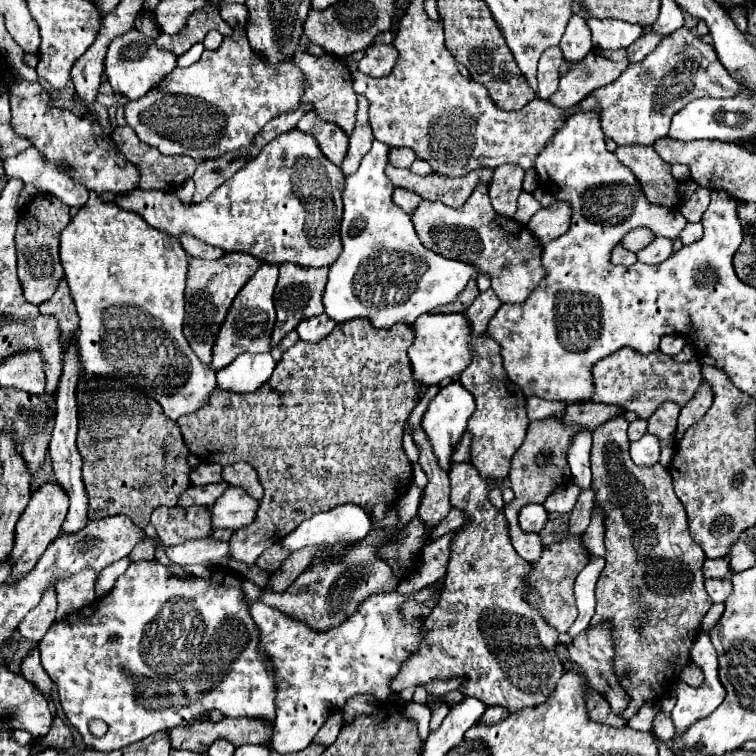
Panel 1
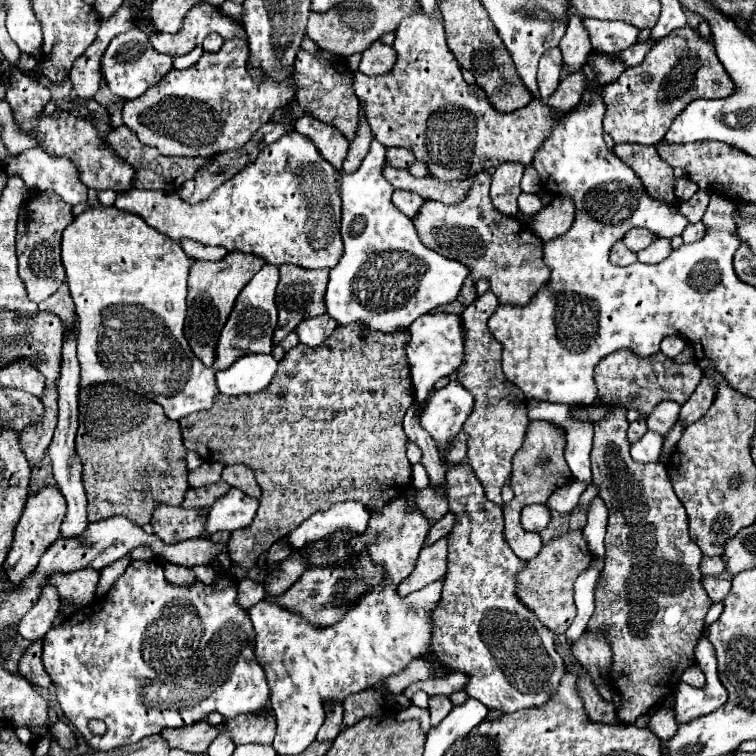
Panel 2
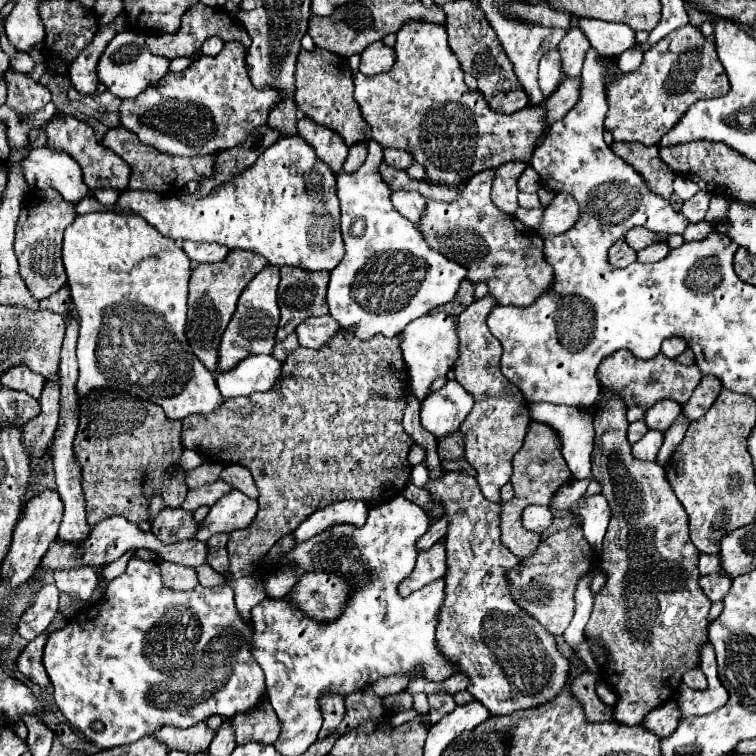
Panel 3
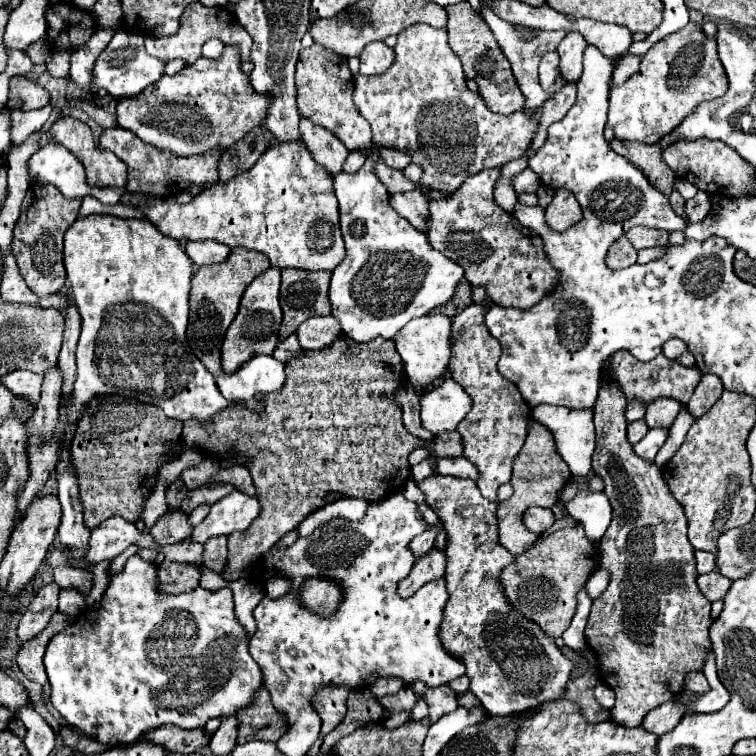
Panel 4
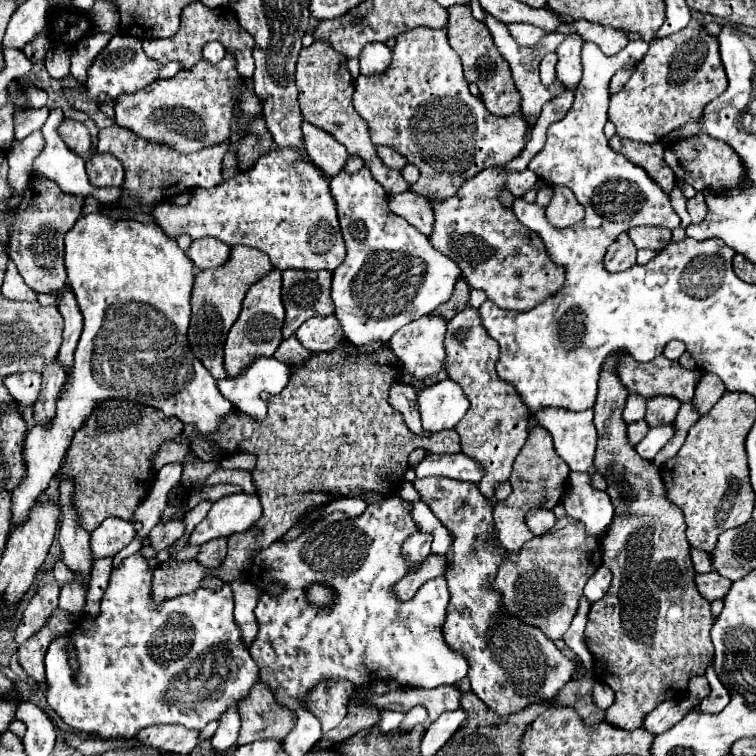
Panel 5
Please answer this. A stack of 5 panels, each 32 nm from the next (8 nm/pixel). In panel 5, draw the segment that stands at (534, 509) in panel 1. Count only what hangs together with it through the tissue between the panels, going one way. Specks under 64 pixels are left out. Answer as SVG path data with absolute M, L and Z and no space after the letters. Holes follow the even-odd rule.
M544 508L532 510L532 512L528 512L528 516L526 516L526 524L528 524L528 528L530 528L536 536L546 534L546 532L554 526L554 522L556 522L554 512L552 512L552 510L544 510Z

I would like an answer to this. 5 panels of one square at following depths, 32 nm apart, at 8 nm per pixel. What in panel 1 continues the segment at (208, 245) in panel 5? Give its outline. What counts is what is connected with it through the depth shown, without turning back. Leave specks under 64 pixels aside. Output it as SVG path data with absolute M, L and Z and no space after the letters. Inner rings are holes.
M180 236L178 238L182 248L188 252L188 256L196 256L196 258L206 258L206 260L216 260L220 258L224 252L220 248L208 246L202 240L194 240L194 236Z

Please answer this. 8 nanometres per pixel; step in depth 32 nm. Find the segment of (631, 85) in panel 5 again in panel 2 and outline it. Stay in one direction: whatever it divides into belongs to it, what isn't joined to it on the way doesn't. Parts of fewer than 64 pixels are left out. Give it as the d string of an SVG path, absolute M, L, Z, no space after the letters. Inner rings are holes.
M688 26L678 28L658 40L642 64L626 68L616 82L600 90L600 98L606 106L604 132L610 134L616 144L658 144L674 116L680 114L688 102L696 98L726 98L734 88L714 52L714 44L706 42Z

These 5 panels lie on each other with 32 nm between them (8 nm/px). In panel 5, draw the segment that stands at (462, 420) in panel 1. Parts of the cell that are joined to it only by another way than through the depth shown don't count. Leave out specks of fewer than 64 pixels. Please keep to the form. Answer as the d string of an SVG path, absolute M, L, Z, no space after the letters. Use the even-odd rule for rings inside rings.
M446 378L418 392L418 408L422 428L428 432L442 432L454 428L464 418L470 404L462 388Z

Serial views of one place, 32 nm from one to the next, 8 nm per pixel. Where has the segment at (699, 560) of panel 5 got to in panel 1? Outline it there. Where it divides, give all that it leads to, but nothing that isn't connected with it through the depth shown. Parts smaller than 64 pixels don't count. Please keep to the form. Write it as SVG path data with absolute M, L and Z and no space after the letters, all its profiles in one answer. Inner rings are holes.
M718 558L718 560L706 560L704 562L704 568L702 568L704 576L706 578L730 578L732 576L732 570L728 568L728 560L726 558Z

